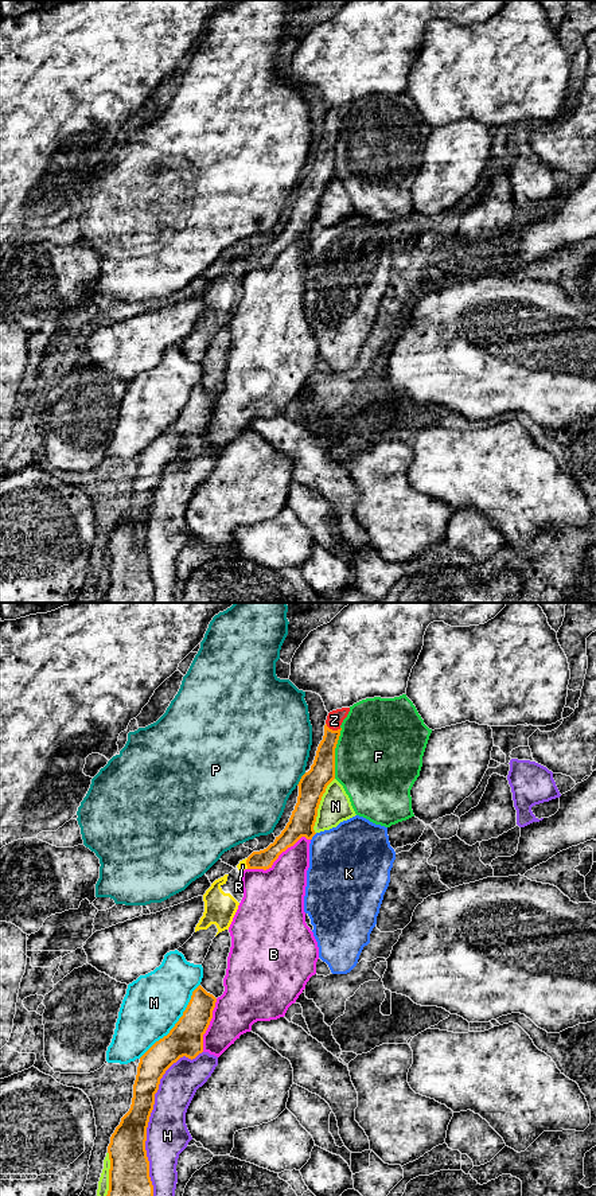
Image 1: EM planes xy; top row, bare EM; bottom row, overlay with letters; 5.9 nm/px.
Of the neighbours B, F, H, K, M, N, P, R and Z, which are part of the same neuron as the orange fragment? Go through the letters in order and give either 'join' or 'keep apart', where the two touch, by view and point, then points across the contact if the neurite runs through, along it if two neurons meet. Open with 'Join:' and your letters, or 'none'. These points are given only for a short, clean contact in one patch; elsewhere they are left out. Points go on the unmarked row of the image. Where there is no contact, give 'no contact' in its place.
Join: Z
B: keep apart; contact xy (277, 254)
F: keep apart; contact xy (334, 150); border xy (341, 124), (335, 145), (334, 175)
H: keep apart; contact xy (148, 517)
K: keep apart; contact xy (312, 233)
M: keep apart; contact xy (176, 420)
N: keep apart; contact xy (318, 203)
P: keep apart; contact xy (300, 176)
R: keep apart; contact xy (246, 261)
Z: join; contact xy (331, 127); way xy (323, 167), (331, 127), (334, 117)

